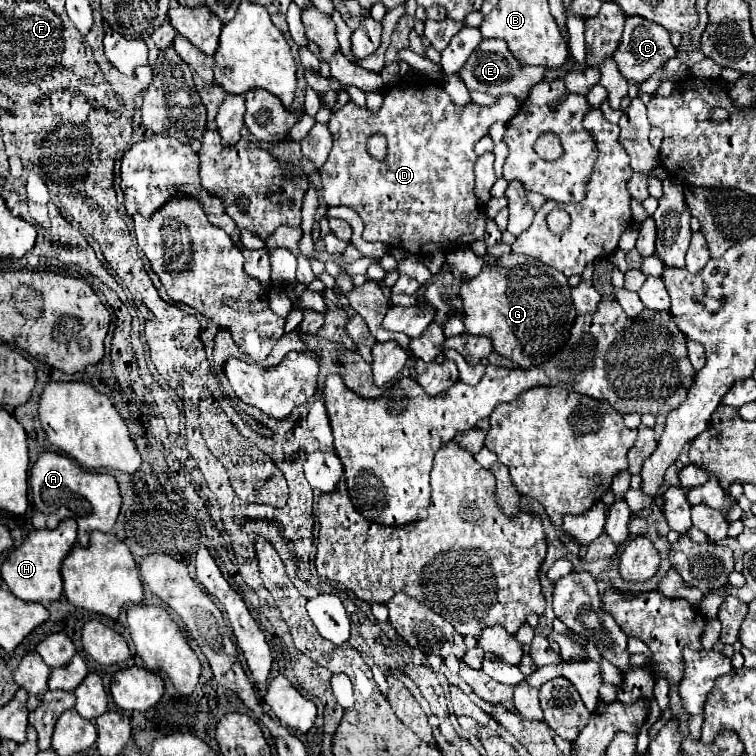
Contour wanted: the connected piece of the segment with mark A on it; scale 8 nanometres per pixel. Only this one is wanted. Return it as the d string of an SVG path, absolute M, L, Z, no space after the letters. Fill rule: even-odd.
M42 453L30 471L30 485L34 495L34 505L46 515L46 523L50 529L56 529L62 519L76 519L78 523L78 543L88 547L92 531L112 531L122 497L118 491L118 483L108 473L86 473L72 459L60 453ZM68 501L68 503L64 503ZM84 505L84 507L82 507Z

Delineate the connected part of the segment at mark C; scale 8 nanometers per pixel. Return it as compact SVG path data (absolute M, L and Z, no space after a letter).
M626 17L624 35L622 35L622 41L618 45L618 51L614 53L614 61L618 63L620 73L628 81L644 83L670 57L676 57L676 47L670 43L670 33L664 27L660 27L660 25L656 25L656 23L648 21L648 19L642 19L642 17Z

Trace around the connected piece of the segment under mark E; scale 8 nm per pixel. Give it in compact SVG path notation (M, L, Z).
M484 39L472 51L472 55L464 63L464 67L458 71L458 77L464 81L464 85L470 91L490 93L490 95L496 95L496 97L510 93L510 95L522 99L532 85L536 85L536 83L540 83L544 79L544 73L546 73L544 67L520 67L518 61L508 51L504 41L500 41L500 39Z

